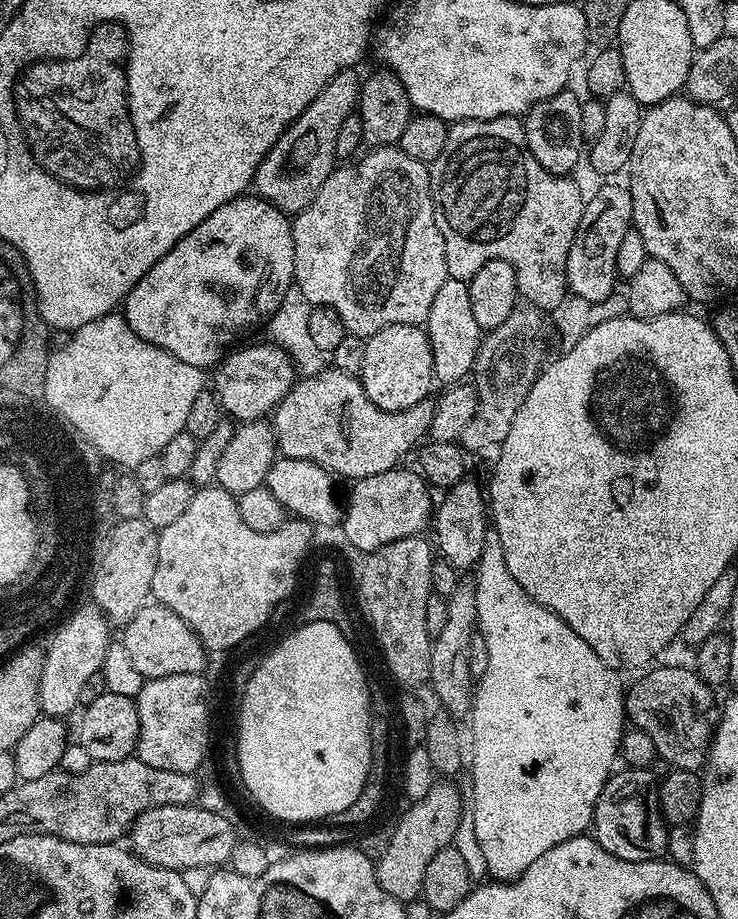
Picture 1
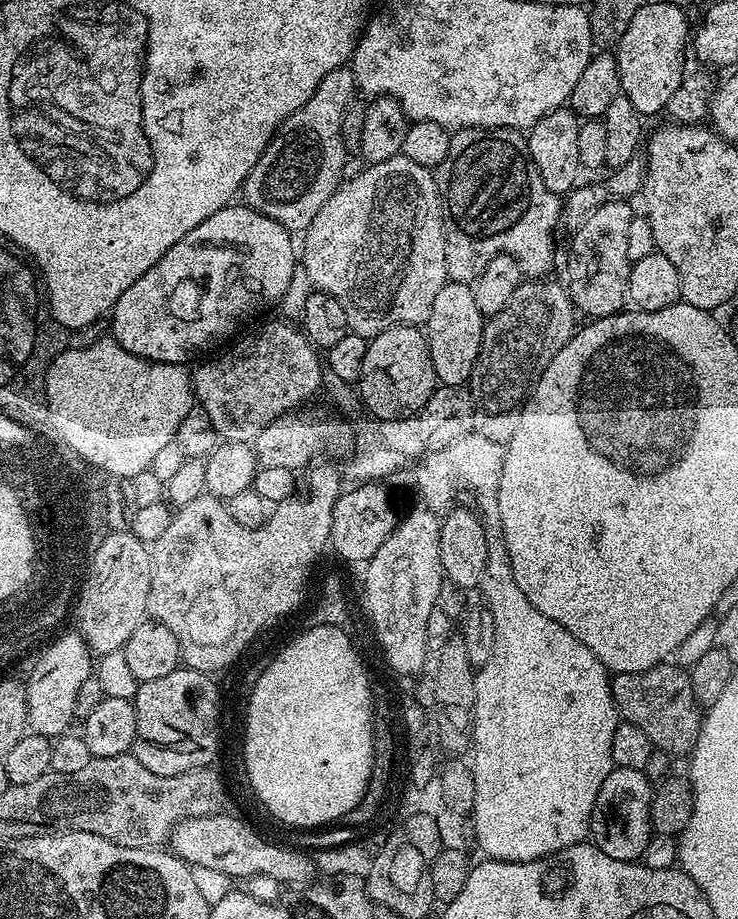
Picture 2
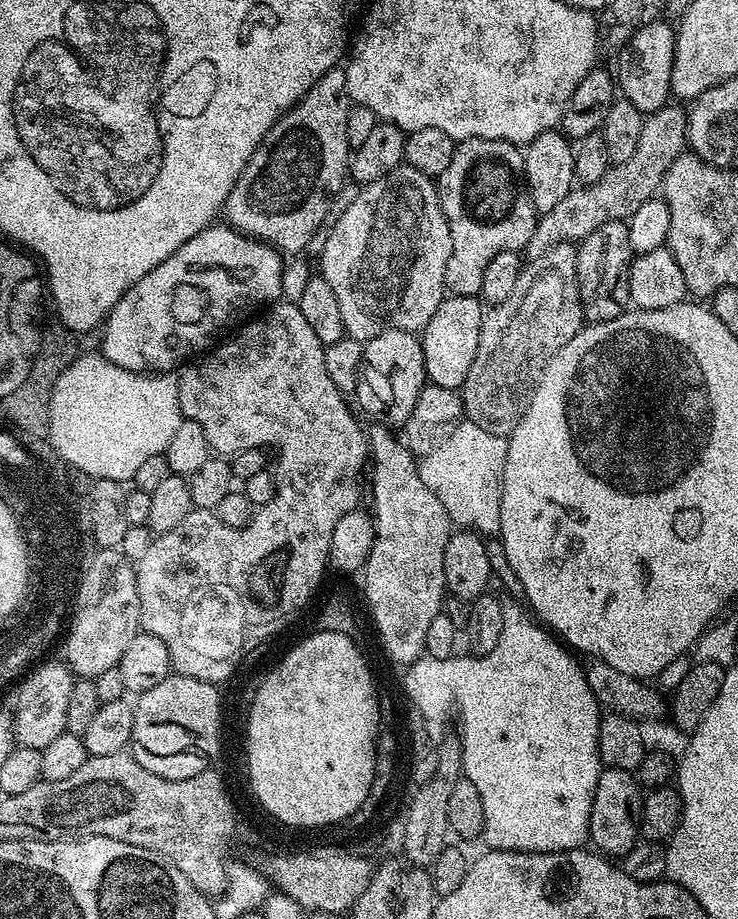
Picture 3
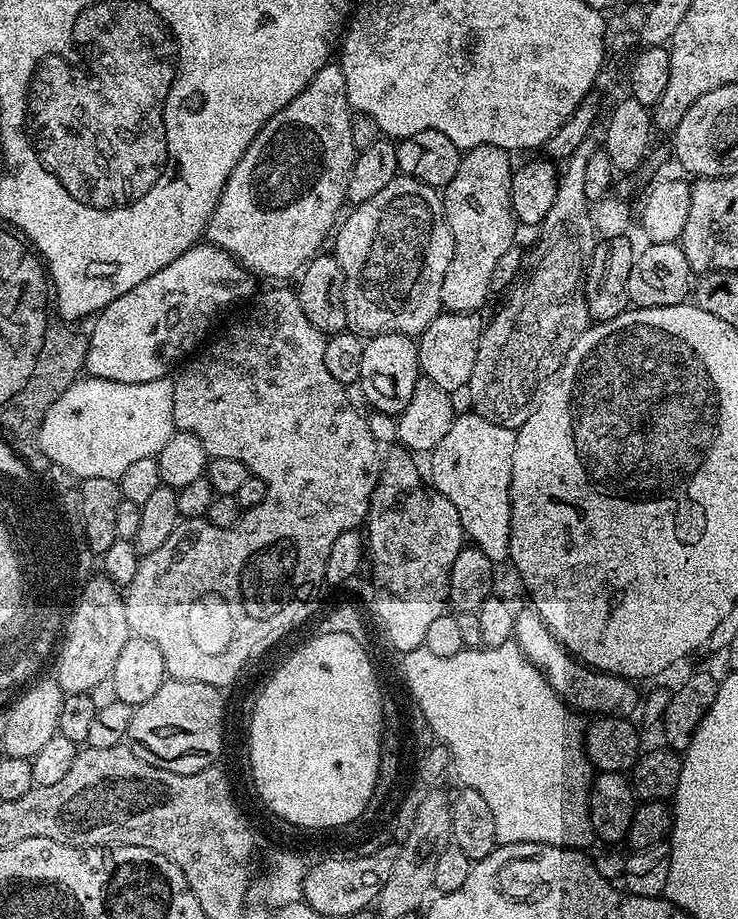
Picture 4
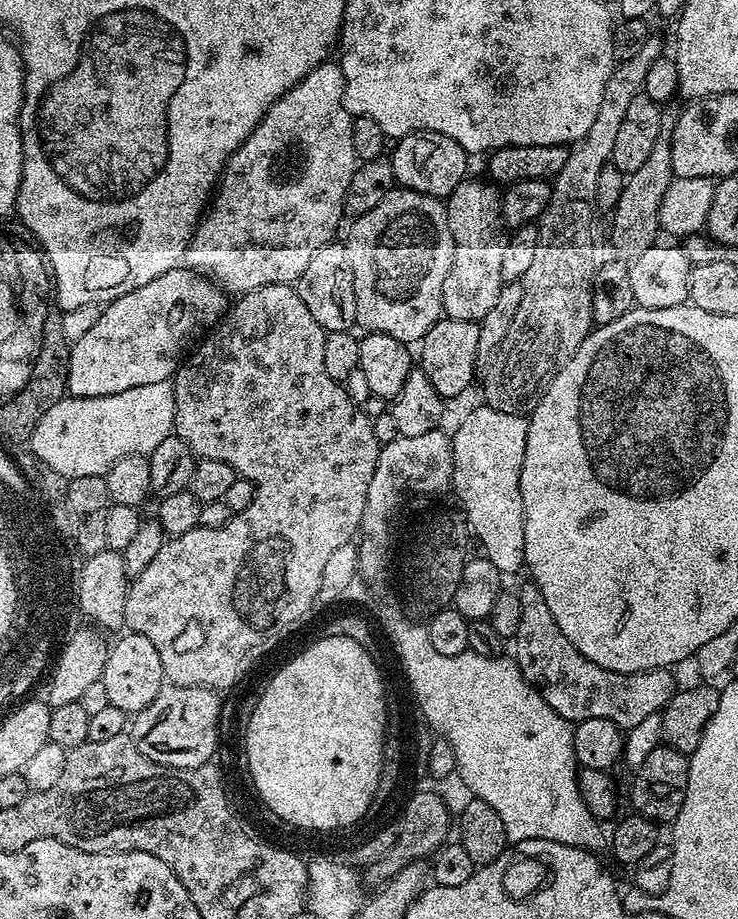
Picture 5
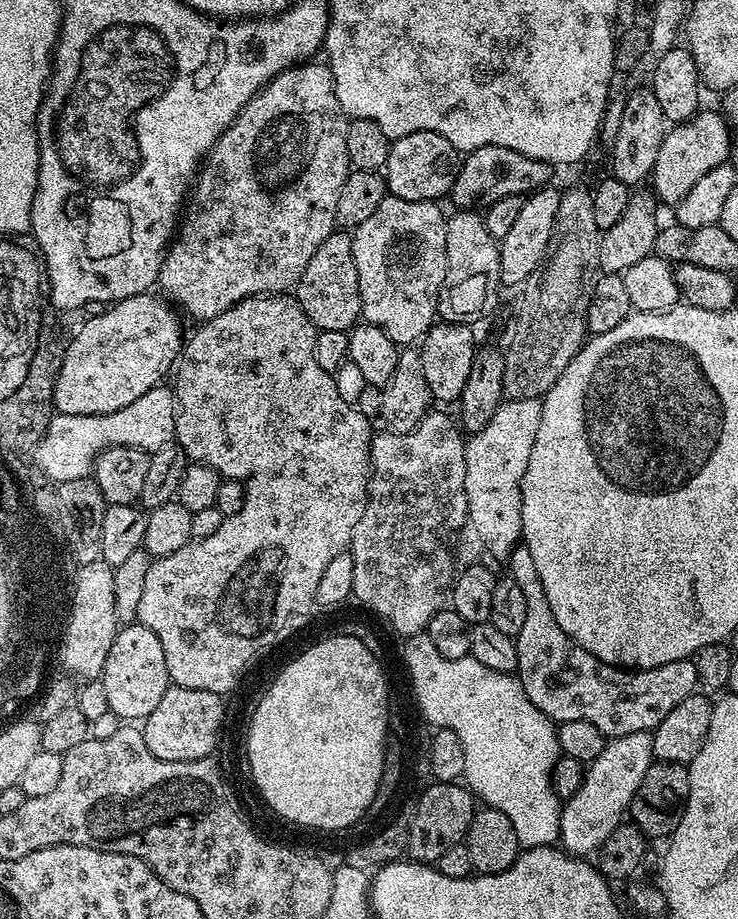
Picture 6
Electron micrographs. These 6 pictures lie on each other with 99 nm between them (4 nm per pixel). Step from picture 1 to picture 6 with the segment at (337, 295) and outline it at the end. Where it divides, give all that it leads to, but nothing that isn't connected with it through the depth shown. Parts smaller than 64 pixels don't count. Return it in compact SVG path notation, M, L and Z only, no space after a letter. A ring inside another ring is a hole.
M391 194L385 196L382 206L378 206L378 210L374 210L374 214L370 214L370 218L366 218L366 222L362 222L351 233L352 249L354 250L354 266L358 270L358 286L360 287L360 310L363 319L367 323L378 326L394 343L398 346L412 346L426 335L428 329L432 327L438 316L438 305L440 302L440 291L444 285L446 278L446 223L445 213L440 213L441 205L439 203L423 200L422 202L406 202L402 198Z

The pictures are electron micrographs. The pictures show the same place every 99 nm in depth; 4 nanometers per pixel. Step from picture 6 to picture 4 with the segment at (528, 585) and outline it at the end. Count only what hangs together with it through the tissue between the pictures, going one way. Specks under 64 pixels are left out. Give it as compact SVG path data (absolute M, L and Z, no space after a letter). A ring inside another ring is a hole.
M527 607L516 612L514 642L524 651L528 660L535 664L544 677L548 679L548 685L573 709L579 710L581 713L619 713L621 711L620 707L627 702L633 685L622 676L609 676L603 672L597 672L575 659L572 653L549 630L544 619L538 614L536 607Z

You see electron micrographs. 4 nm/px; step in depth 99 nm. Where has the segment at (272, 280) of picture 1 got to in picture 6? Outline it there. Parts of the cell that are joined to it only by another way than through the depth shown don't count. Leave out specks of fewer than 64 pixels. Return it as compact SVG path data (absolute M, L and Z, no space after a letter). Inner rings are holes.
M151 291L139 292L137 296L131 296L125 300L117 300L105 307L97 316L92 316L88 321L81 323L77 327L76 334L72 341L68 344L68 349L64 355L64 361L61 364L60 376L57 378L54 386L53 402L56 412L62 414L108 414L114 410L122 410L122 406L130 406L130 402L135 402L137 398L142 398L142 394L146 394L146 390L157 387L161 383L160 380L164 375L173 371L174 365L180 359L180 350L184 347L186 332L180 329L180 320L182 316L179 311L163 295L155 294L152 296Z

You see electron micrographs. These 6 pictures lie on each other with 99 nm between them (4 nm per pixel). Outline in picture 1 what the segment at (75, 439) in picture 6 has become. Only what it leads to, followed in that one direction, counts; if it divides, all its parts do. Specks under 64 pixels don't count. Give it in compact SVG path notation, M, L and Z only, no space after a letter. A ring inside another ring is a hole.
M120 314L98 318L75 329L71 336L72 340L66 341L64 348L51 353L52 367L47 371L48 399L68 416L67 427L79 433L91 447L93 444L106 459L125 464L128 470L159 456L166 442L170 442L174 434L184 431L194 398L205 391L205 369L190 366L174 358L174 354L138 338Z

